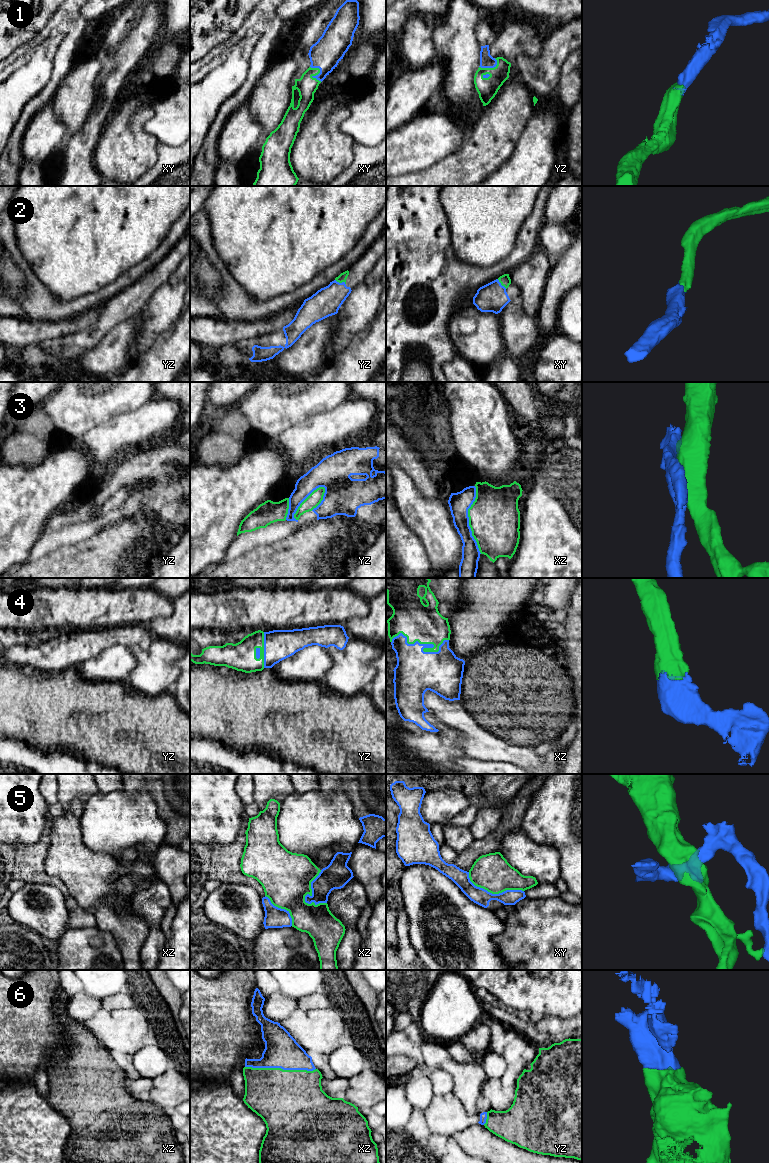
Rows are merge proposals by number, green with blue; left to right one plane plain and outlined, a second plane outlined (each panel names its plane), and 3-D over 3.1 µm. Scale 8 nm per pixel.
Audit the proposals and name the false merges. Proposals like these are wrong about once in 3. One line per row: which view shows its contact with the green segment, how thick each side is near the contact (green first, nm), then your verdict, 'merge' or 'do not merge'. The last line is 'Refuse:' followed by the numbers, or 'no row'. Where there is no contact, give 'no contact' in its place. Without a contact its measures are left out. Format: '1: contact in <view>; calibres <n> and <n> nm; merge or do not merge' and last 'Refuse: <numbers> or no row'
1: contact in xy; calibres 160 and 240 nm; merge
2: contact in yz; calibres 70 and 220 nm; merge
3: contact in xz; calibres 420 and 170 nm; do not merge
4: contact in xz; calibres 300 and 340 nm; merge
5: contact in xy; calibres 300 and 140 nm; do not merge
6: contact in xz; calibres 460 and 280 nm; merge
Refuse: 3, 5

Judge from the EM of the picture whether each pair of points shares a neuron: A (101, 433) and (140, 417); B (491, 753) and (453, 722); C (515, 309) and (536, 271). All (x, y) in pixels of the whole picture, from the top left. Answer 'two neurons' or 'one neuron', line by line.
A: one neuron
B: one neuron
C: two neurons

